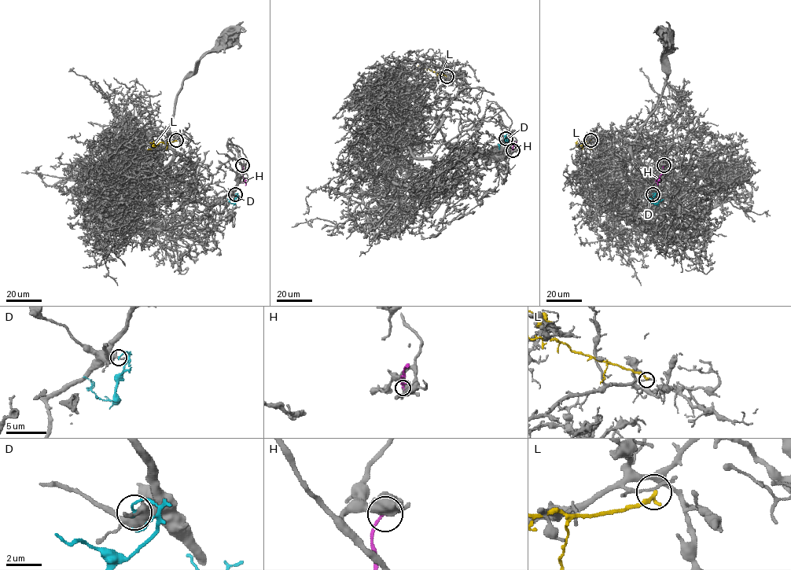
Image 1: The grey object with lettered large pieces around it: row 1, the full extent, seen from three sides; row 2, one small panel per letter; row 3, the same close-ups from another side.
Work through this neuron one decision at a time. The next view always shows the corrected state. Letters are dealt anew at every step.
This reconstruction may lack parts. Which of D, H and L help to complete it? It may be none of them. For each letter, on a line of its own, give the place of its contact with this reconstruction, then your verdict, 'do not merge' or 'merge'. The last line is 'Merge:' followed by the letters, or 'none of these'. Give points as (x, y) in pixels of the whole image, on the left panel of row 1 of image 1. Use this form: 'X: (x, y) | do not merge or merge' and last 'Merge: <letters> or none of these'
D: (235, 194) | do not merge
H: (242, 165) | do not merge
L: (176, 140) | do not merge
Merge: none of these

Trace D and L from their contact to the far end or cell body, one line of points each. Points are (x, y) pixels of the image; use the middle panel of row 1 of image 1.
D: (505, 139), (507, 141), (505, 136), (505, 141), (499, 145), (499, 149)
L: (447, 76), (417, 65)

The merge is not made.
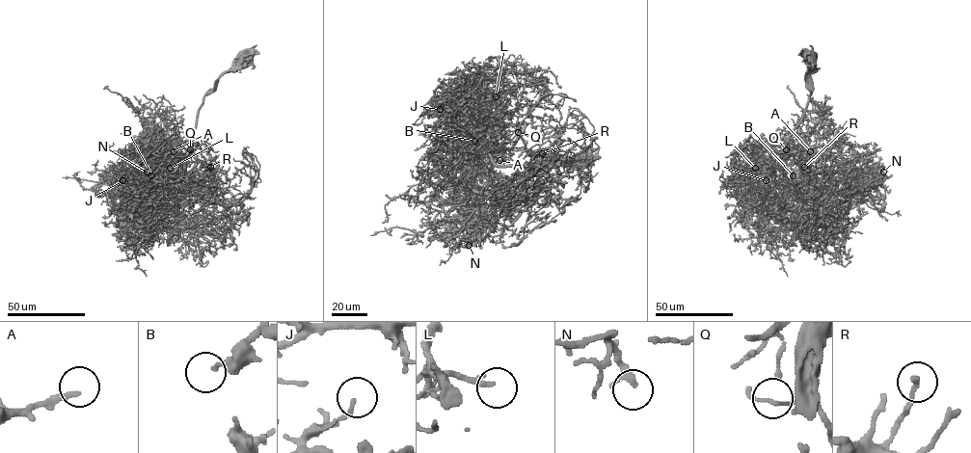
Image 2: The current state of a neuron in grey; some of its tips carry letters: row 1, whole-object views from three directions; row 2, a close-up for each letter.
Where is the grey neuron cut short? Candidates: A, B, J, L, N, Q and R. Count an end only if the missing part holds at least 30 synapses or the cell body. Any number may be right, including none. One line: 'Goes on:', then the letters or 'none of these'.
Goes on: A, L, N

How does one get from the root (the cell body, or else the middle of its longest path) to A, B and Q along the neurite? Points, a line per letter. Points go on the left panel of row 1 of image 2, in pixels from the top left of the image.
A: (245, 56), (204, 96), (191, 151), (166, 164), (162, 157), (174, 151)
B: (245, 56), (220, 76), (204, 96), (191, 151), (167, 165), (144, 191), (142, 179), (150, 167), (151, 175)
Q: (245, 56), (220, 76), (217, 85), (204, 96), (190, 149)

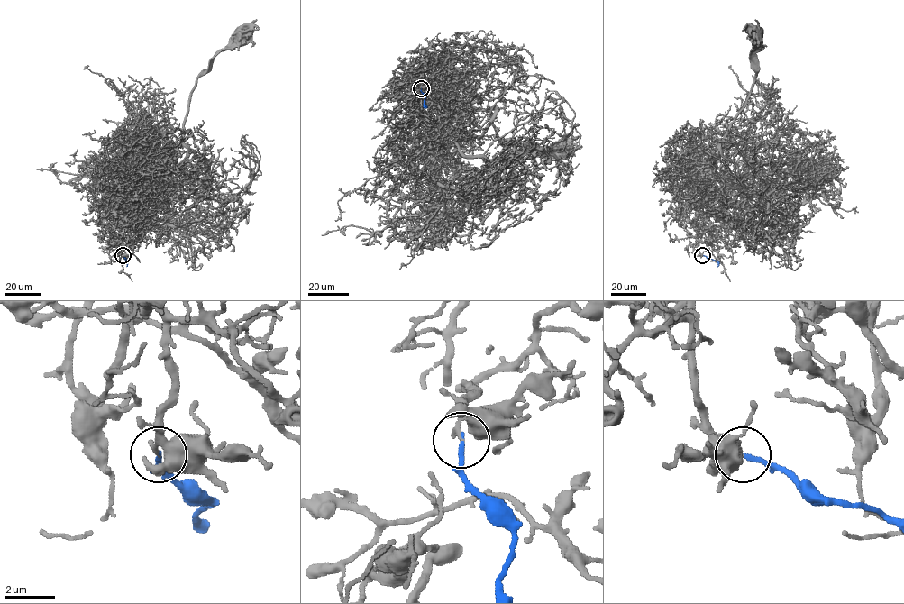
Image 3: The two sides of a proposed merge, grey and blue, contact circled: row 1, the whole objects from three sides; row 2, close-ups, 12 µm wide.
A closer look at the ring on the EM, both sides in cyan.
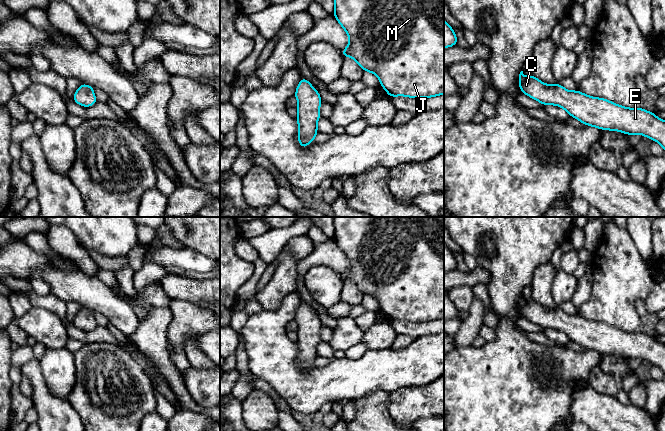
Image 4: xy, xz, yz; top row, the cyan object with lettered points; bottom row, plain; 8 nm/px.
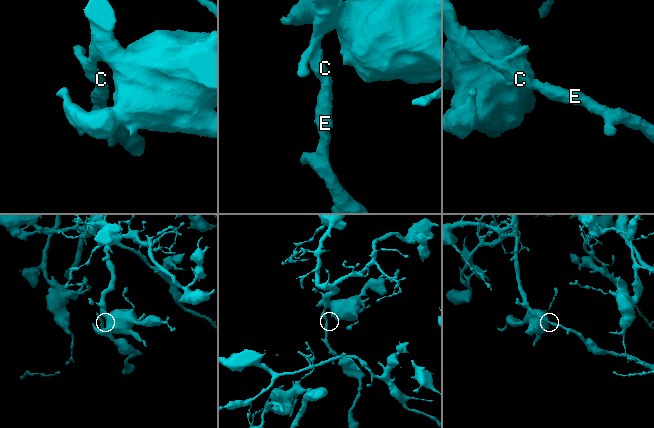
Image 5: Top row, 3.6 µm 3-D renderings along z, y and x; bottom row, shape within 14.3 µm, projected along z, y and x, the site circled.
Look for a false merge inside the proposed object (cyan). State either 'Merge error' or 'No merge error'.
No merge error

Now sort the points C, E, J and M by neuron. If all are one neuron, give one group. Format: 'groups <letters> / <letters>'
groups C E J M

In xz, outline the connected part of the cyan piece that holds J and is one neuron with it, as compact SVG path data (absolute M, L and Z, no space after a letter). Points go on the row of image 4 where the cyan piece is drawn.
M334 0L333 16L349 35L349 44L342 50L343 57L352 57L366 72L375 74L389 97L431 98L444 94L444 0Z

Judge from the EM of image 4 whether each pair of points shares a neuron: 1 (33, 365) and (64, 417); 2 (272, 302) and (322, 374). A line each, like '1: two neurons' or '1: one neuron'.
1: one neuron
2: two neurons

